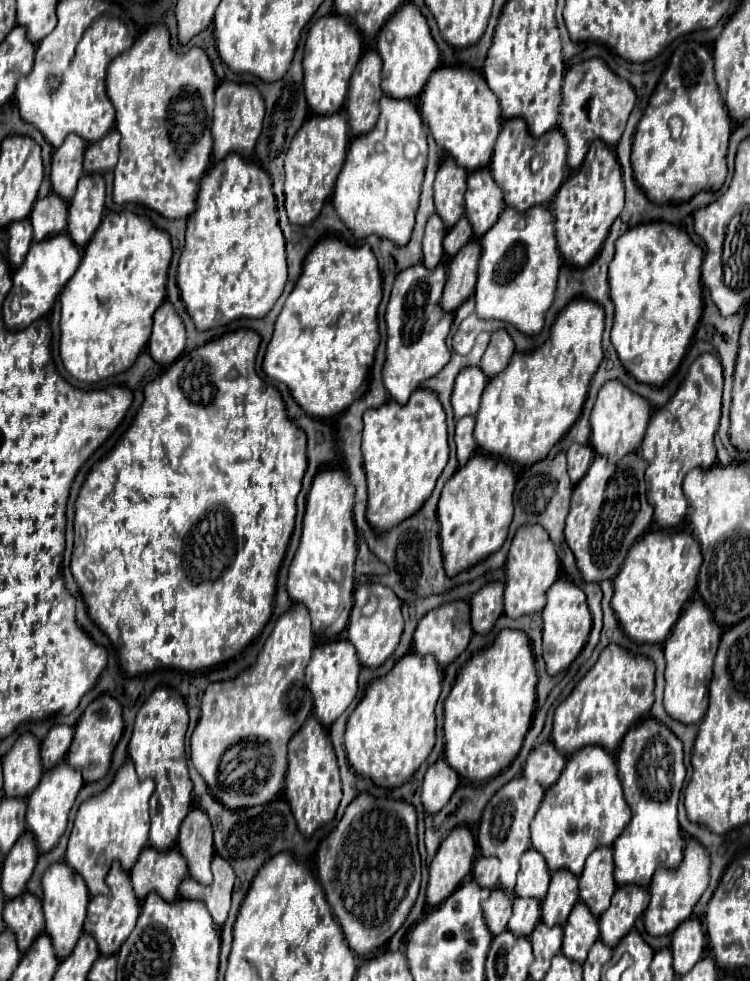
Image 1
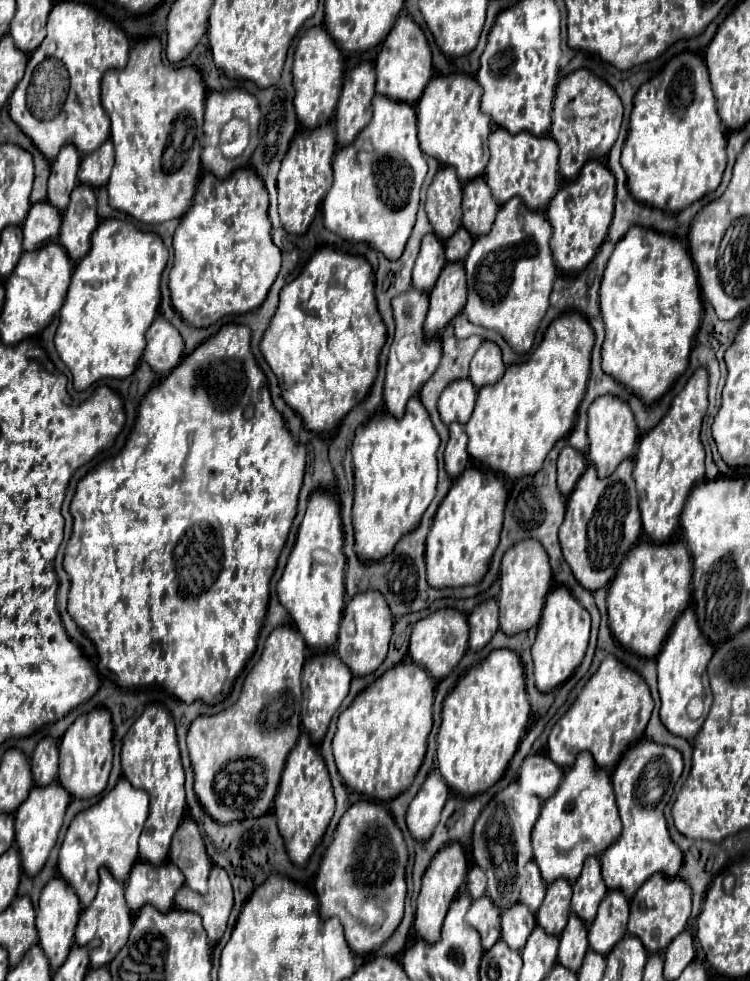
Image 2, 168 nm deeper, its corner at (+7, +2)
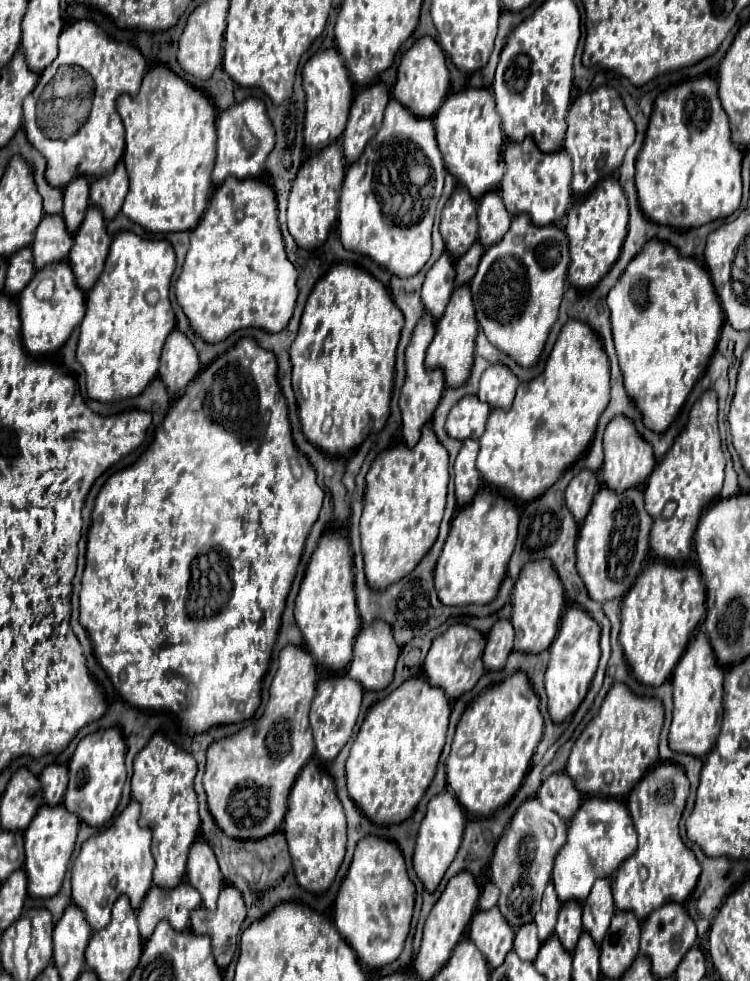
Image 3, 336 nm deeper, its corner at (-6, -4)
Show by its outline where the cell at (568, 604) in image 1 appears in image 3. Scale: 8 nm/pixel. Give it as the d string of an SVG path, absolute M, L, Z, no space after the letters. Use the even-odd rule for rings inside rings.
M568 606L560 630L550 646L550 662L544 674L546 694L548 694L548 710L554 722L562 722L570 716L580 702L584 700L588 686L596 674L600 662L600 626L598 622L580 610L580 606Z

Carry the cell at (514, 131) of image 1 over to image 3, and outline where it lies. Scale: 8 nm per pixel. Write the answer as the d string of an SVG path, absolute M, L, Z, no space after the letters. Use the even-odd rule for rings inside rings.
M524 138L522 142L508 142L504 150L504 162L508 162L508 170L500 184L500 196L510 214L530 214L534 226L558 224L568 210L570 204L570 182L572 182L572 162L566 150L558 150L552 154L544 154L538 150L532 138Z

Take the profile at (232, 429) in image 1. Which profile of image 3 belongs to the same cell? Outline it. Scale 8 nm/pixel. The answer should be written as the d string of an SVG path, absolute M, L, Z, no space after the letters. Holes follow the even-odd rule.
M240 338L234 348L210 362L204 372L188 384L188 390L184 390L184 394L170 406L162 426L154 434L154 442L148 446L144 456L130 468L116 472L106 480L92 510L86 568L80 590L80 624L86 628L92 640L100 666L108 672L114 688L126 702L134 708L170 710L178 714L182 730L190 734L206 732L210 726L216 724L242 722L252 718L252 714L256 712L260 704L260 684L268 670L270 654L280 628L282 610L286 606L286 596L300 564L306 536L312 524L316 522L324 500L324 492L316 484L316 472L310 460L302 454L298 456L298 450L294 448L288 422L288 408L284 394L278 386L276 370L278 364L272 352L260 348L254 338Z

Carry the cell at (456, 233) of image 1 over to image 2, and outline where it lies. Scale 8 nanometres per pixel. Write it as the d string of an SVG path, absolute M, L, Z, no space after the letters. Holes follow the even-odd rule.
M459 228L459 232L455 232L455 236L451 236L445 242L447 262L461 262L461 260L465 260L467 252L471 250L471 246L473 246L473 236L465 228Z

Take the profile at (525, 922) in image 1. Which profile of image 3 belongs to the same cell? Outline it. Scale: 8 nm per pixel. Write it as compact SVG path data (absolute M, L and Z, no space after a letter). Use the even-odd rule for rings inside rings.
M528 922L516 930L514 938L514 950L522 960L534 960L538 950L540 950L540 938L534 922Z

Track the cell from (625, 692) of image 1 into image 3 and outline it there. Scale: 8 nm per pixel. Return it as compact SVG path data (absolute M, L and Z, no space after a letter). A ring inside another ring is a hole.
M616 682L608 690L598 714L588 722L572 746L566 774L582 794L624 798L636 782L658 764L658 738L664 722L664 706L658 698L636 696L626 684Z

